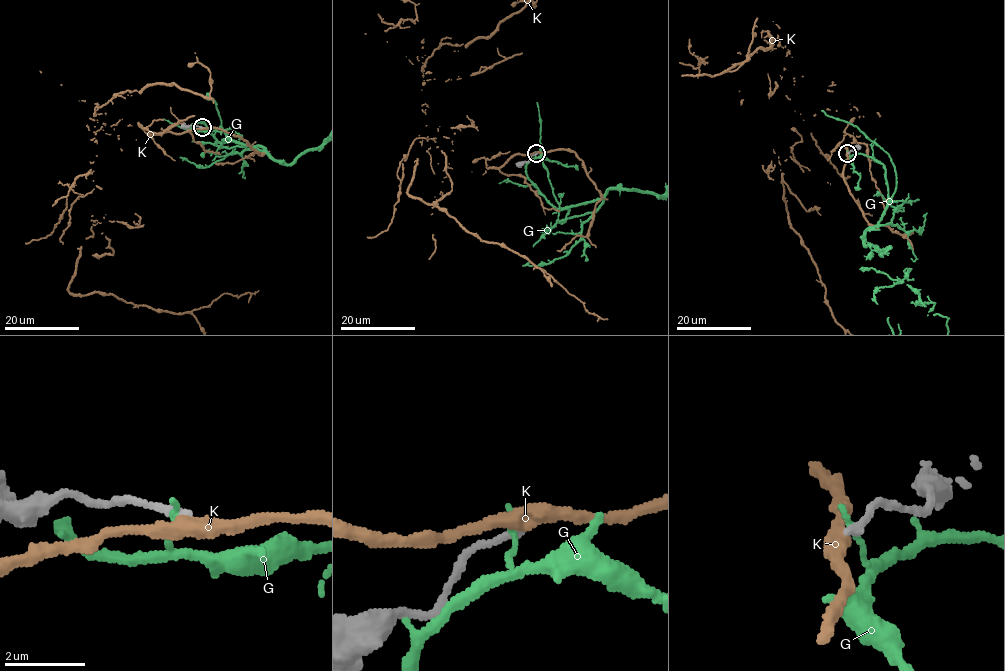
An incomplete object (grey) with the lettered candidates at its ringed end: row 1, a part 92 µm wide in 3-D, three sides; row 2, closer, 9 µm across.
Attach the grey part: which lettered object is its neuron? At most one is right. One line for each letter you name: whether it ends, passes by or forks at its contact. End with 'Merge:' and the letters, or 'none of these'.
Merge: none of these

